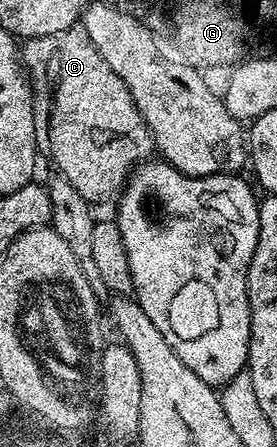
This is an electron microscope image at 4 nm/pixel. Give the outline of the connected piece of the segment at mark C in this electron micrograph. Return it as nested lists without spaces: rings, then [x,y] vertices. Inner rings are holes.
[[[80,26],[60,30],[60,34],[29,37],[21,45],[20,59],[34,90],[34,122],[44,129],[45,143],[46,140],[50,143],[50,156],[58,167],[55,168],[57,175],[72,182],[76,194],[92,206],[105,200],[113,201],[125,189],[135,167],[147,163],[156,152],[154,135],[148,130],[128,86],[124,86],[120,74],[104,62],[100,50],[92,46],[88,30]]]

